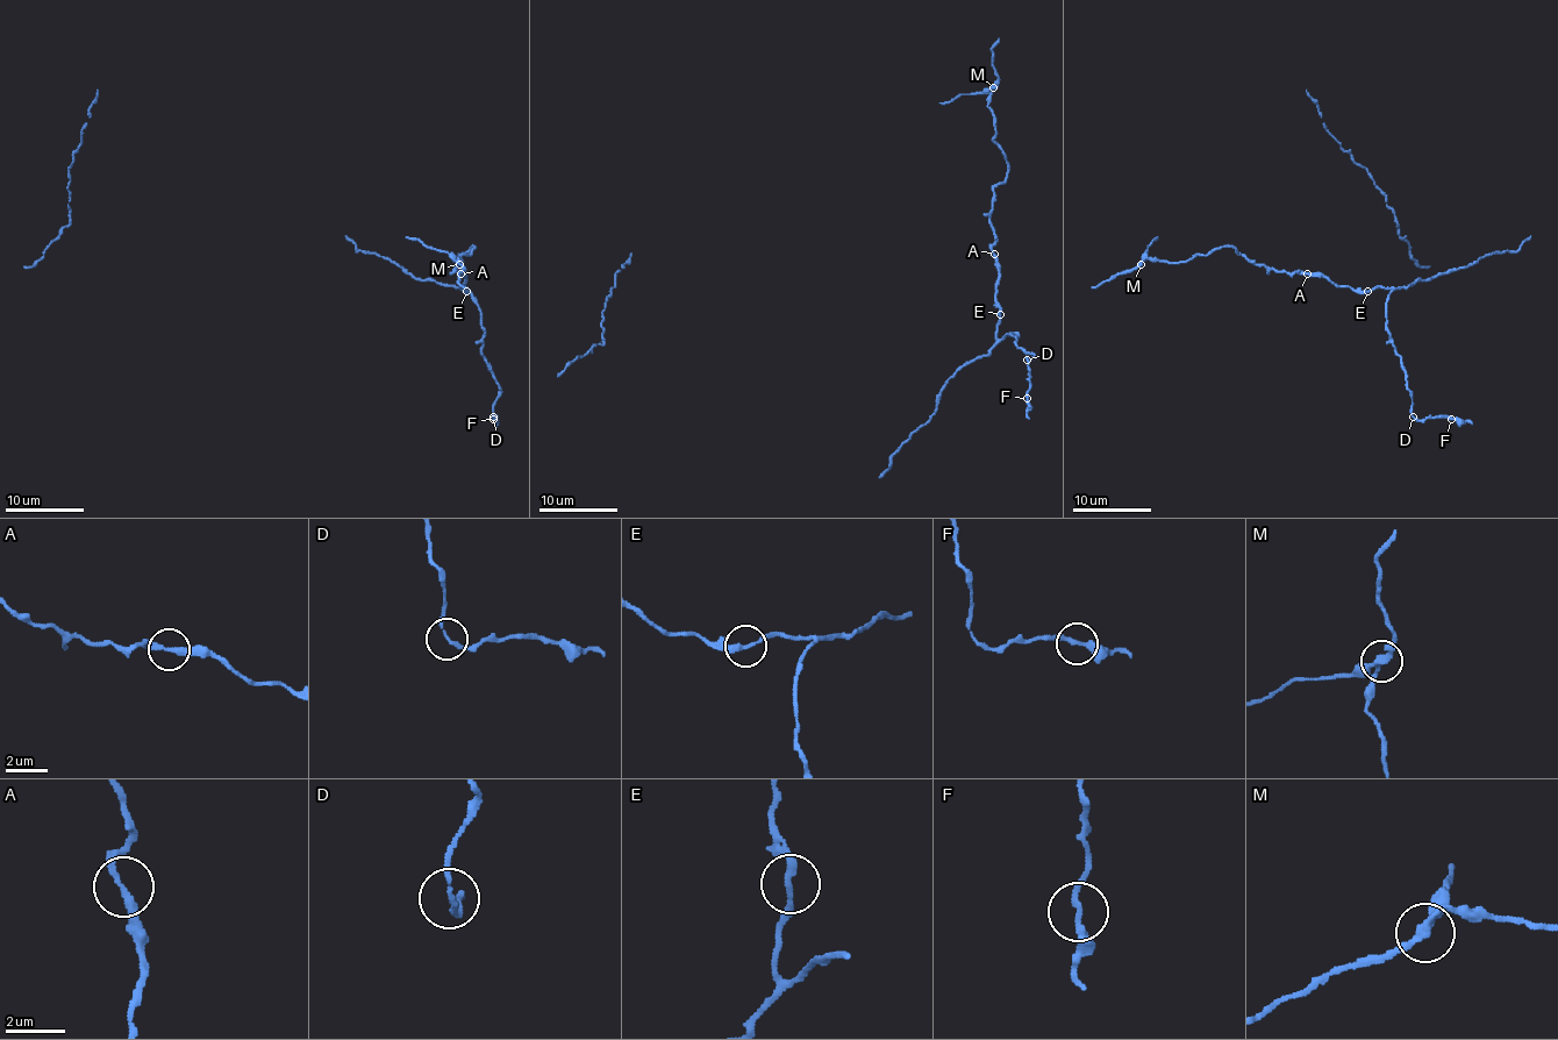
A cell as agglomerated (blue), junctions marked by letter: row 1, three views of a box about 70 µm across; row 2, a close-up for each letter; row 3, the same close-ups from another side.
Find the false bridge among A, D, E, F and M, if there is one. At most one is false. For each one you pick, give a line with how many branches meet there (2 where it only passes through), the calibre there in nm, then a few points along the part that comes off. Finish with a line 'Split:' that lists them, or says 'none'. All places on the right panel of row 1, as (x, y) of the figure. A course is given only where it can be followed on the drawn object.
M: branches 2; calibre 240 nm; course (1140, 264), (1156, 236)
Split: M

